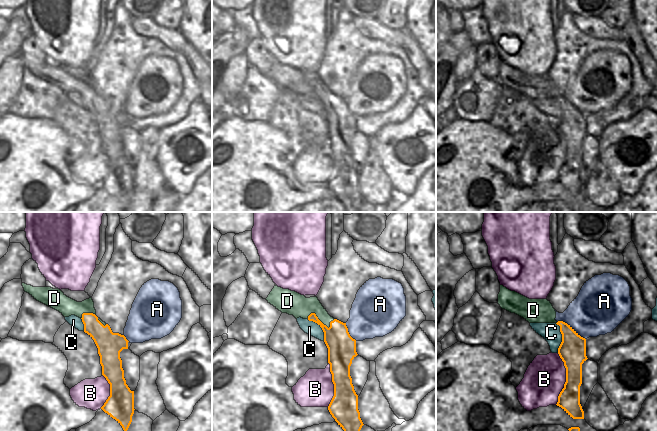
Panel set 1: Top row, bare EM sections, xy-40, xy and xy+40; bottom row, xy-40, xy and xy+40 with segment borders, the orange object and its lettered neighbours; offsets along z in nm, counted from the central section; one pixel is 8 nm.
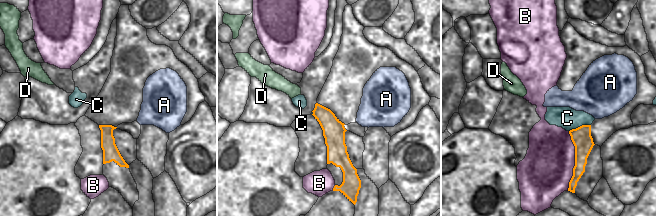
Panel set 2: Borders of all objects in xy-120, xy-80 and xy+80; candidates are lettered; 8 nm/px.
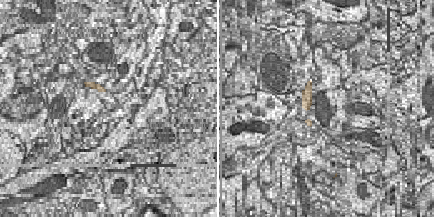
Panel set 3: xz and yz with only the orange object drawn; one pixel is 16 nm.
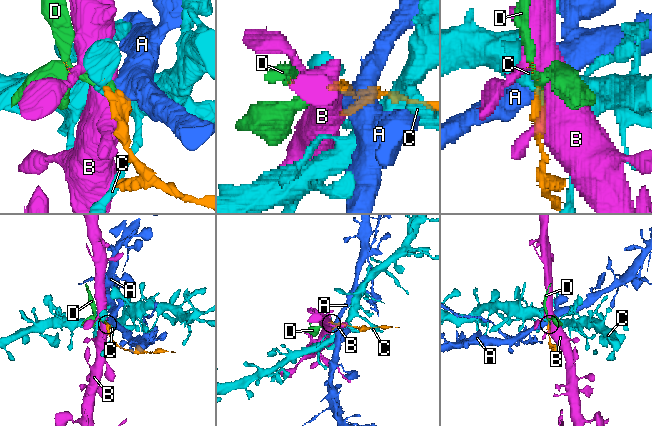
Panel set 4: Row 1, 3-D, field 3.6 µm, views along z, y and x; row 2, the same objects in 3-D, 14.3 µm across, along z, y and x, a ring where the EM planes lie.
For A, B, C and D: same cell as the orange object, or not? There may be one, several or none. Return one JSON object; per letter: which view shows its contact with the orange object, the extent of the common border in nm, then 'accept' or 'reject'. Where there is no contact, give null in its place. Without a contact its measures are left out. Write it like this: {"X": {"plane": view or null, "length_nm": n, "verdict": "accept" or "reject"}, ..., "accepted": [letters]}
{"A": {"plane": "xy+40", "length_nm": 280, "verdict": "reject"}, "B": {"plane": "xy+40", "length_nm": 420, "verdict": "reject"}, "C": {"plane": "xy+40", "length_nm": 240, "verdict": "reject"}, "D": {"plane": "xy", "length_nm": 220, "verdict": "reject"}, "accepted": []}

